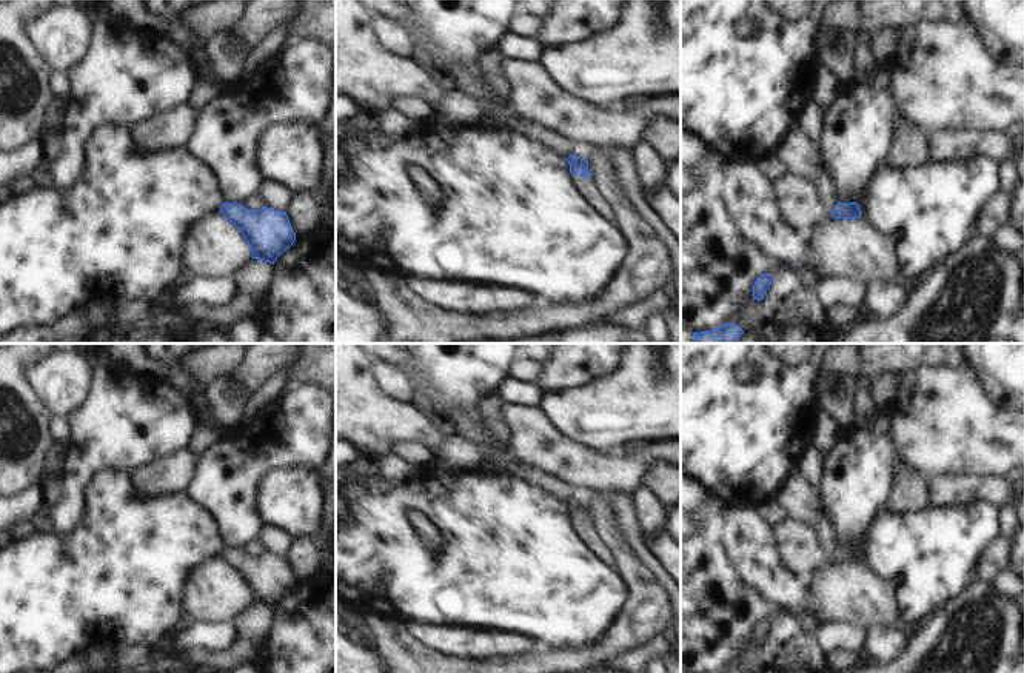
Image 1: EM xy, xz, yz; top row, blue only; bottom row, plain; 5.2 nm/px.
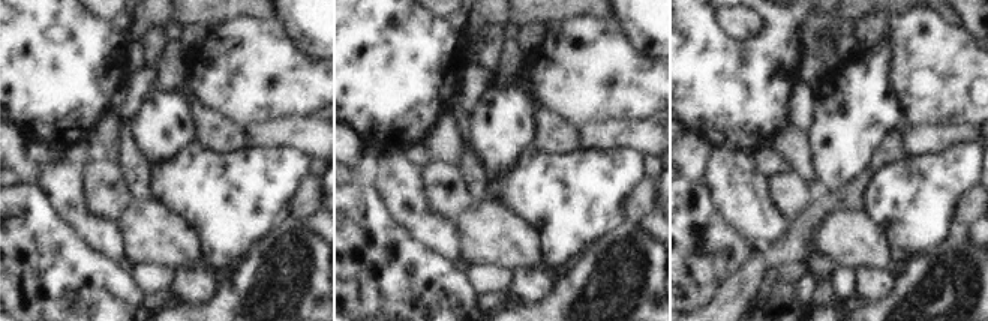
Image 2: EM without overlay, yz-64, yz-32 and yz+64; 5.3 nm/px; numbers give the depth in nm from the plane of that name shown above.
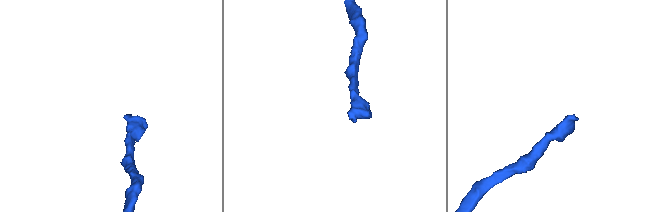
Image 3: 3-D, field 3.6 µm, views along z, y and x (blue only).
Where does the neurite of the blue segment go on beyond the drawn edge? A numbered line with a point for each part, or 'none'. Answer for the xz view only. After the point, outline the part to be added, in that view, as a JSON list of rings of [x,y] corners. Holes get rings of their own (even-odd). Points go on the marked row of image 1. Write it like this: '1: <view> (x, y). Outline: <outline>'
1: xz (584, 185). Outline: [[[573,176],[573,182],[582,197],[591,205],[591,208],[605,220],[610,220],[613,213],[607,202],[596,191],[591,177]]]

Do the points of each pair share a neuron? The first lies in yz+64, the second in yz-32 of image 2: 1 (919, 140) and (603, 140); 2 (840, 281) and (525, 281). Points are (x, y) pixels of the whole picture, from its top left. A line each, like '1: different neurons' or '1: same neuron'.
1: same neuron
2: different neurons

